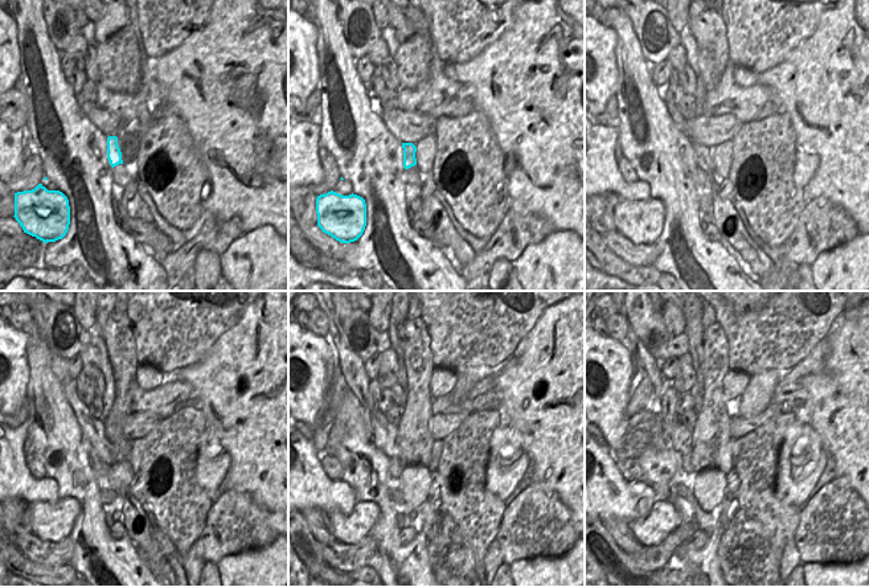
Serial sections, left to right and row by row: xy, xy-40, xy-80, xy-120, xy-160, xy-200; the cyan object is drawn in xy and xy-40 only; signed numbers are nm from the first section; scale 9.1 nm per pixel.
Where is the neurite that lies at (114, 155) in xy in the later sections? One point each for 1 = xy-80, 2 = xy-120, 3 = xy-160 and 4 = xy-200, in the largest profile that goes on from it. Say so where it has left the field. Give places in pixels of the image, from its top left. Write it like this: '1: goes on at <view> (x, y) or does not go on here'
1: goes on at xy-80 (703, 152)
2: goes on at xy-120 (93, 431)
3: goes on at xy-160 (385, 434)
4: goes on at xy-200 (681, 438)

